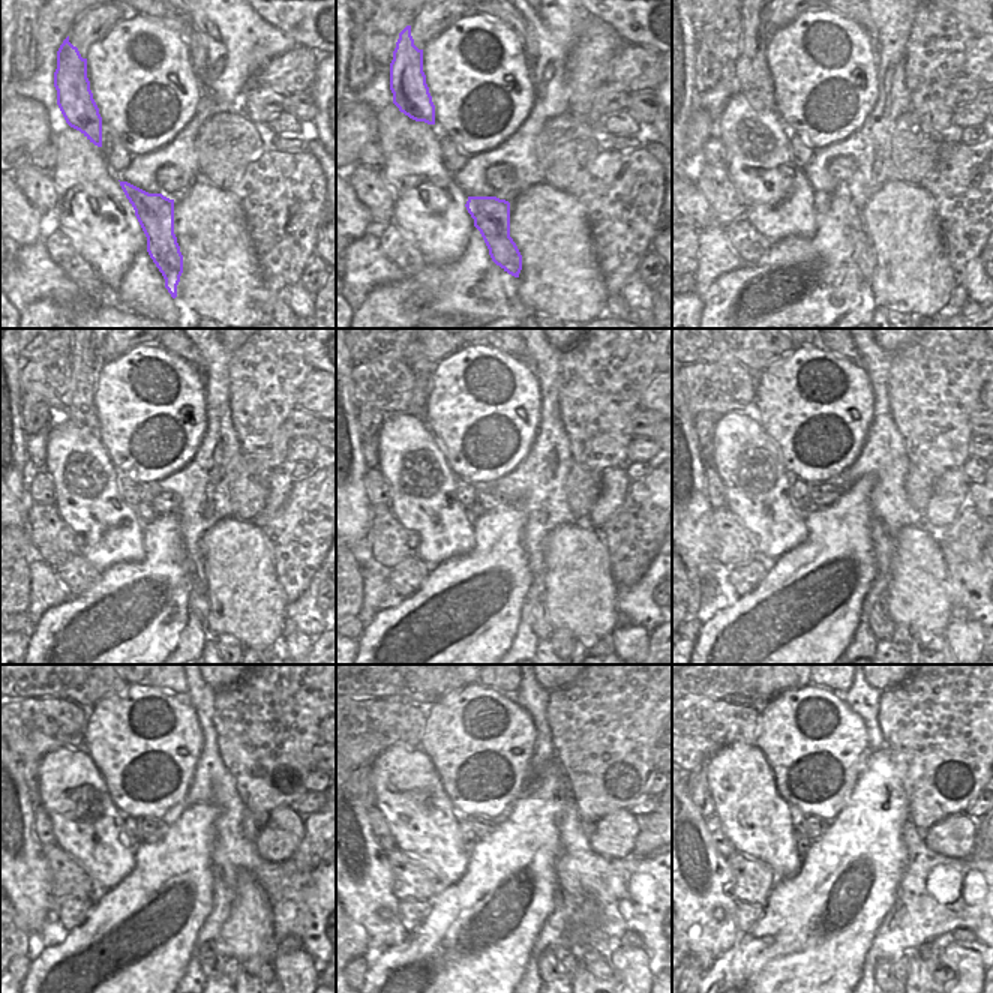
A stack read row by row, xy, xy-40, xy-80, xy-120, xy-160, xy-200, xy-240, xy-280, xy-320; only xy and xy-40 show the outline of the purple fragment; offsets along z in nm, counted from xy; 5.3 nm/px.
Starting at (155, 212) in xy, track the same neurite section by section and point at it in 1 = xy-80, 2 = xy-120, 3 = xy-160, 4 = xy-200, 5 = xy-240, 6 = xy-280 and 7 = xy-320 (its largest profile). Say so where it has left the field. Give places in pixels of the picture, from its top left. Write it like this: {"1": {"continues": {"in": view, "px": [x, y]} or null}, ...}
{"1": {"continues": {"in": "xy-80", "px": [843, 210]}}, "2": {"continues": {"in": "xy-120", "px": [198, 603]}}, "3": {"continues": {"in": "xy-160", "px": [540, 624]}}, "4": {"continues": {"in": "xy-200", "px": [882, 627]}}, "5": {"continues": {"in": "xy-240", "px": [210, 960]}}, "6": {"continues": {"in": "xy-280", "px": [548, 960]}}, "7": {"continues": {"in": "xy-320", "px": [882, 969]}}}

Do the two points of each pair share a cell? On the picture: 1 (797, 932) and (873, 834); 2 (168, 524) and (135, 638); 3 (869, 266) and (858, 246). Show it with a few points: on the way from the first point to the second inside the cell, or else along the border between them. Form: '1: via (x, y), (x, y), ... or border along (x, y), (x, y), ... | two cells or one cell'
1: via (819, 908), (831, 882), (852, 858) | one cell
2: via (162, 552), (143, 578), (138, 609) | one cell
3: via (866, 261), (861, 251) | one cell

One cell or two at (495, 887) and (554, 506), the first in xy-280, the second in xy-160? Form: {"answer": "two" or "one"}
{"answer": "two"}

